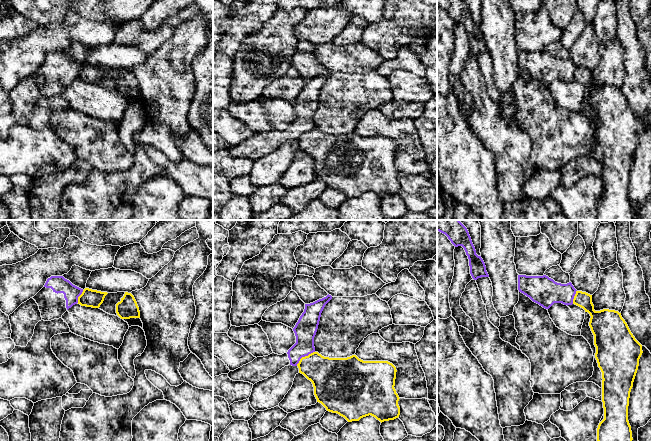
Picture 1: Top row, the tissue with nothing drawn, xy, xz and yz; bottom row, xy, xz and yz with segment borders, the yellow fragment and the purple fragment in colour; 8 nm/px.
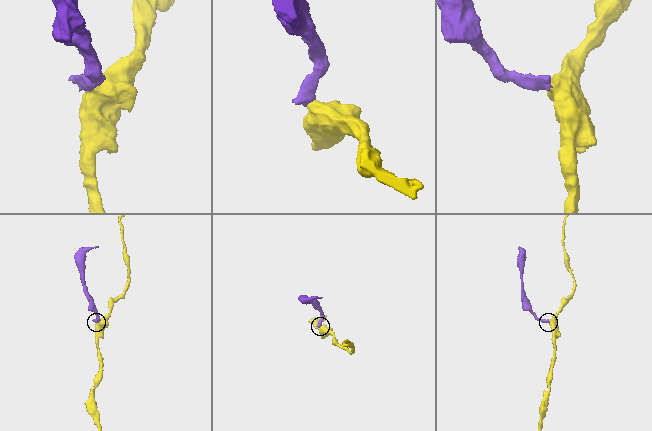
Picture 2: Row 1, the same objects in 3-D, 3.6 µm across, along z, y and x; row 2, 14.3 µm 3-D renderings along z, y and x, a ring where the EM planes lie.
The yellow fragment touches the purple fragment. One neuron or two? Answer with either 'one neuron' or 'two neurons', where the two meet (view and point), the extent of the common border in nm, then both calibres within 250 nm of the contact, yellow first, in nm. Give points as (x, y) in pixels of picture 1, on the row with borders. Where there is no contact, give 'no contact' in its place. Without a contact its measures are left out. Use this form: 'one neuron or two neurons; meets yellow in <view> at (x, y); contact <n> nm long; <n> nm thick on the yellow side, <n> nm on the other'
two neurons; meets yellow in xz at (305, 356); contact 190 nm long; 300 nm thick on the yellow side, 180 nm on the other

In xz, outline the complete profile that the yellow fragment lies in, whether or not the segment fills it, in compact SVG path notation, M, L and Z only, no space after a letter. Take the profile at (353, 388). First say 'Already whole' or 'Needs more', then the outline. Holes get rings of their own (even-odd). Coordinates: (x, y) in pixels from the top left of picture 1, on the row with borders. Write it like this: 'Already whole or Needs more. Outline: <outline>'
Already whole. Outline: M313 352L302 357L297 366L299 373L312 382L317 402L327 411L339 414L348 422L359 421L371 415L382 423L400 415L400 398L394 388L397 370L388 361L363 361L356 355L329 358Z

